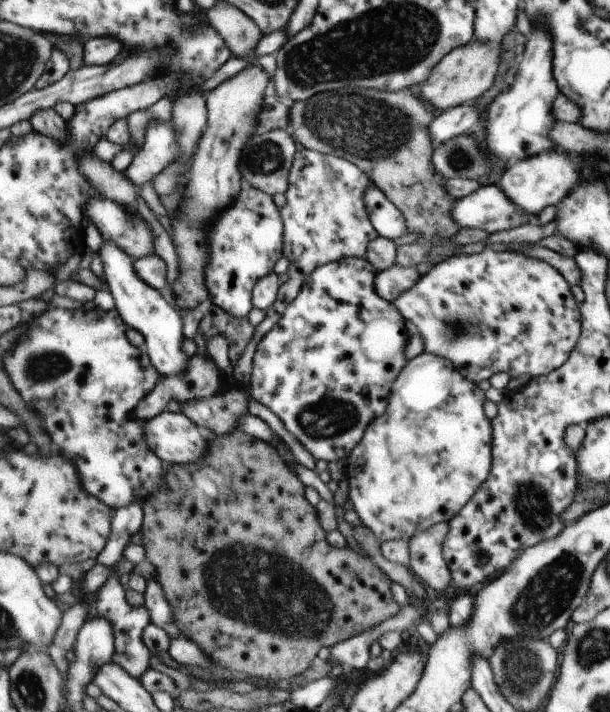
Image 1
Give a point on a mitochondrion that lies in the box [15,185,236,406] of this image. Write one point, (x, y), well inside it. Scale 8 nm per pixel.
(42, 368)

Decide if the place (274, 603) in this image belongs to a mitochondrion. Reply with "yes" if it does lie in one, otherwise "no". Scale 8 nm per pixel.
yes

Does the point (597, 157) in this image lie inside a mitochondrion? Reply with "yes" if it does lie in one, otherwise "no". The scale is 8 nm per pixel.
no

